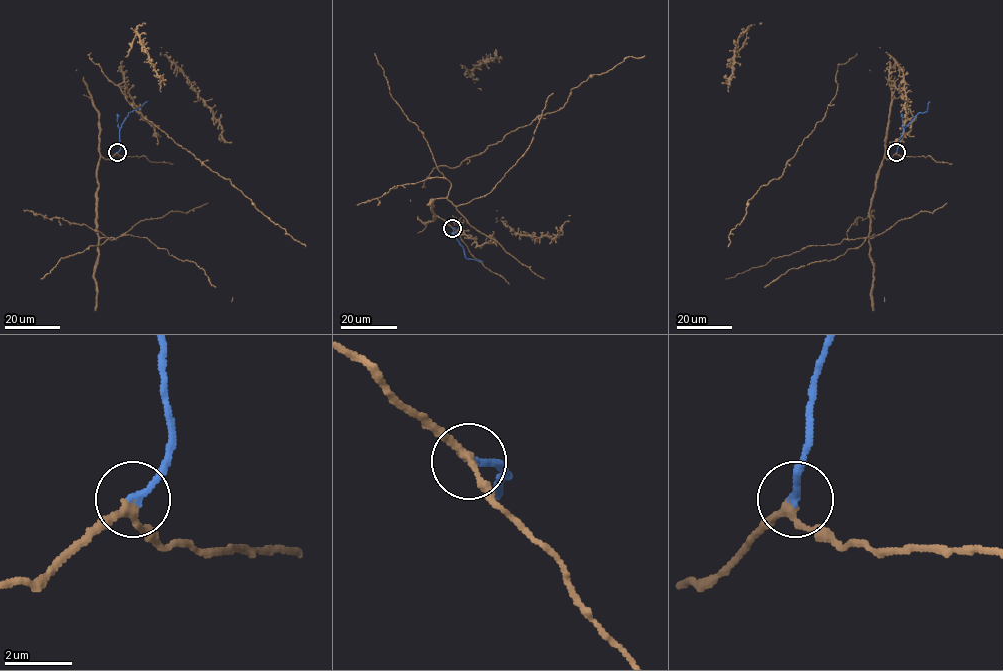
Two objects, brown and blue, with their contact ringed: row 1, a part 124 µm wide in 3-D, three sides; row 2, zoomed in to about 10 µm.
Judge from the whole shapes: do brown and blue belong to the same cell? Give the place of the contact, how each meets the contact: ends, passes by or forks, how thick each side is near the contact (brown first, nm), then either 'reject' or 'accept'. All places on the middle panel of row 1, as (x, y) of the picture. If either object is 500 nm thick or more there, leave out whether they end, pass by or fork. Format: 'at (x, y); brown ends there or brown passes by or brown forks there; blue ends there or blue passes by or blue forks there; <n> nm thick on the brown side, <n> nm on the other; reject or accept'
at (452, 228); brown passes by; blue ends there; 220 nm thick on the brown side, 240 nm on the other; accept

